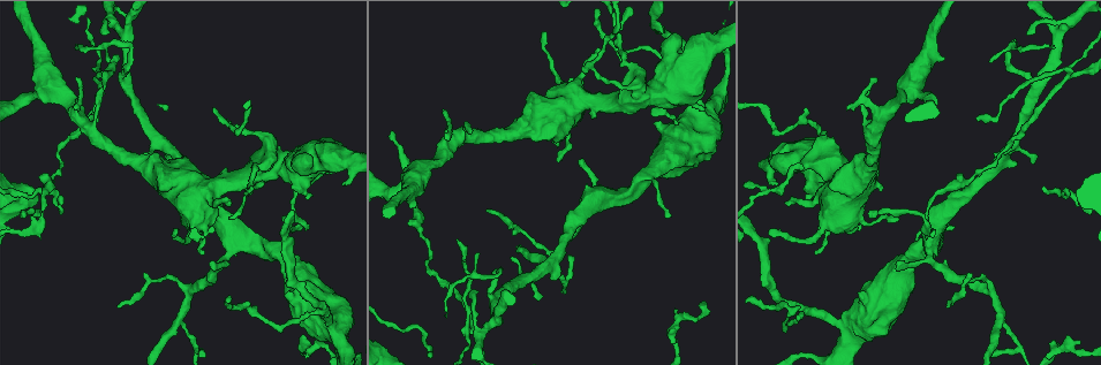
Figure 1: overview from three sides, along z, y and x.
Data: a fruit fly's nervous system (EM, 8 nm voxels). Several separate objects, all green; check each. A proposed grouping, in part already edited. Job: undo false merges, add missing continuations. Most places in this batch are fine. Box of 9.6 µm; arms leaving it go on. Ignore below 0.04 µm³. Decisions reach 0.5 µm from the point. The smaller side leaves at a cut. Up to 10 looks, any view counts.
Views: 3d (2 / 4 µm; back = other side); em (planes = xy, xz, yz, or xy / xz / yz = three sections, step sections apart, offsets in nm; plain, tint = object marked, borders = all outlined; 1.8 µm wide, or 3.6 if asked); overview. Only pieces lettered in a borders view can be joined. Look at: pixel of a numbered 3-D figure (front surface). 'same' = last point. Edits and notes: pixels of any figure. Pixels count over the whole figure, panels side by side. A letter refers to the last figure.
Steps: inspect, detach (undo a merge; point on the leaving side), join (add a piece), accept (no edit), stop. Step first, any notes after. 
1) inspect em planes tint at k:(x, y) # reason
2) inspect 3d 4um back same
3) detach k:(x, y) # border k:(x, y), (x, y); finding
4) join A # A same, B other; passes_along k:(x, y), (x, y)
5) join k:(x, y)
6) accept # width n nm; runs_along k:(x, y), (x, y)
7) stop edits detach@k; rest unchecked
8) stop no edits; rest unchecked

inspect em planes plain at 1:(331, 174) # thick end

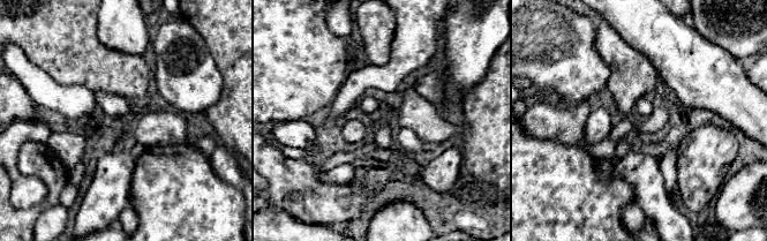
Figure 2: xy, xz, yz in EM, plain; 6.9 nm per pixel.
inspect em planes borders same

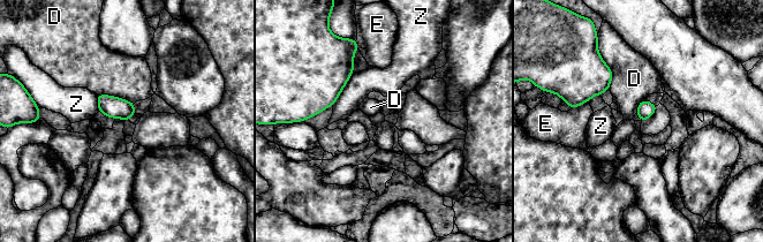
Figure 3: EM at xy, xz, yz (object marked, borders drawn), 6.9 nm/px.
accept # longest_contact Z 280 nm; D other, E other, Z other; none of them fits

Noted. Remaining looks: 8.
inspect em xy step 4 borders at 1:(774, 183) # an open end

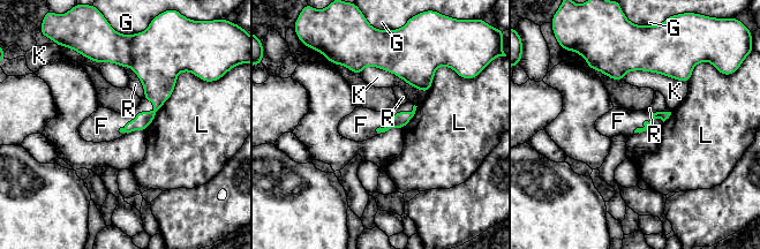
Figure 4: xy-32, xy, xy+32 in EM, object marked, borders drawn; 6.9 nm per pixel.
join F # F same, G other, K other, L other, R other; it goes on there

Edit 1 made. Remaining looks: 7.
inspect 3d 4um at 1:(928, 209) # sudden change in width

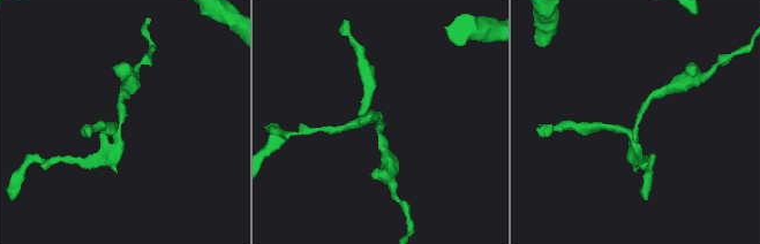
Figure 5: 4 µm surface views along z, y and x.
inspect em planes tint at 5:(376, 121) # shape alone is not enough

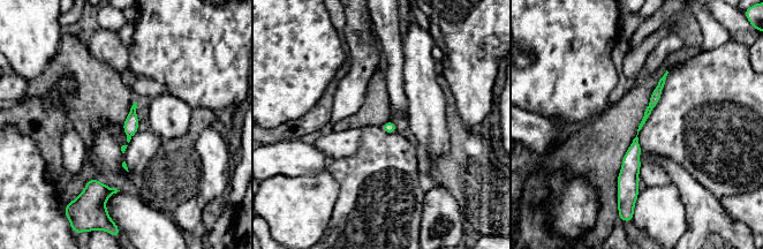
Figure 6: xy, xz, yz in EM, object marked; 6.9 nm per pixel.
inspect em planes borders same

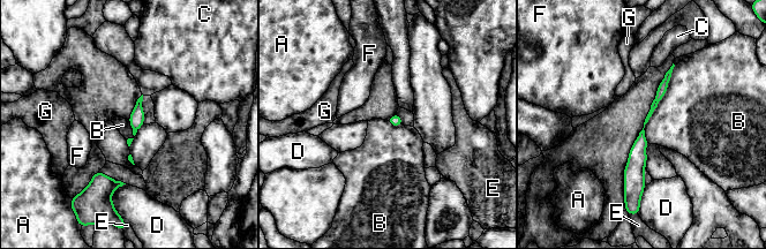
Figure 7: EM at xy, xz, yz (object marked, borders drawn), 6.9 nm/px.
accept # width 80 nm; A other, B other, C other, D other, E other, F other, G other; runs_along 7:(667, 77), (643, 128), (633, 188); one neuron here

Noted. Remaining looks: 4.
stop edits join@4; rest unchecked

